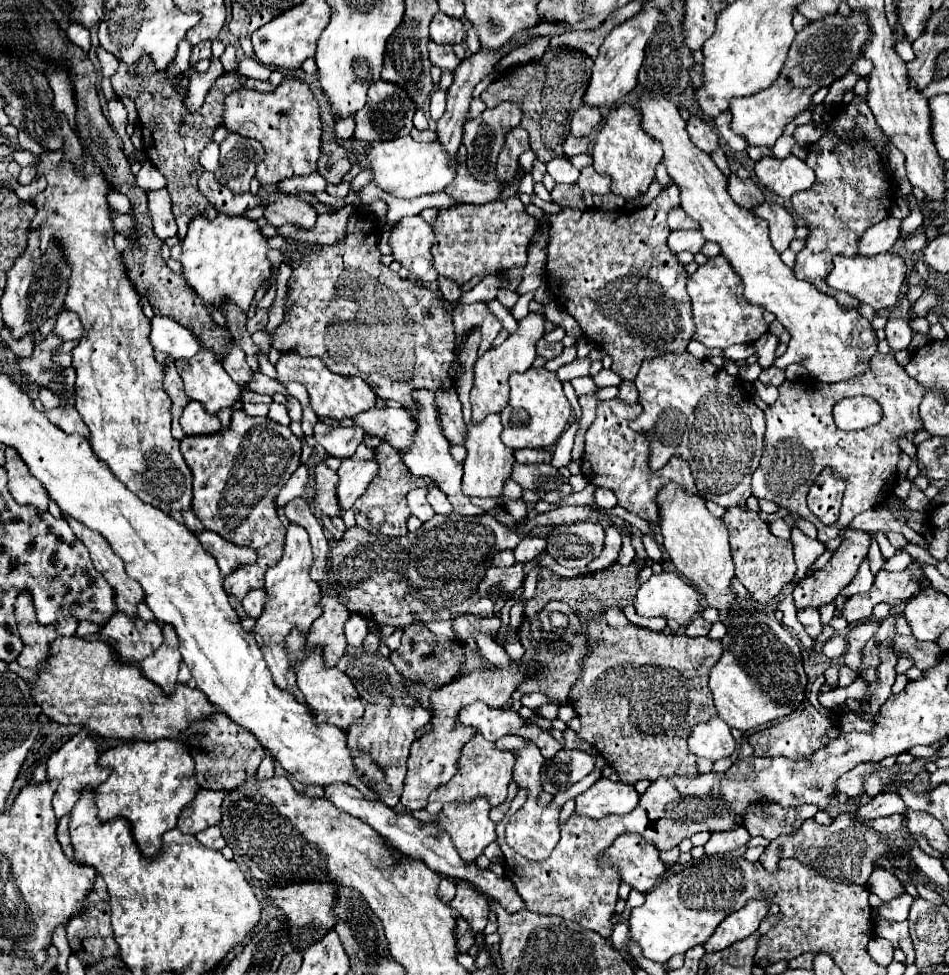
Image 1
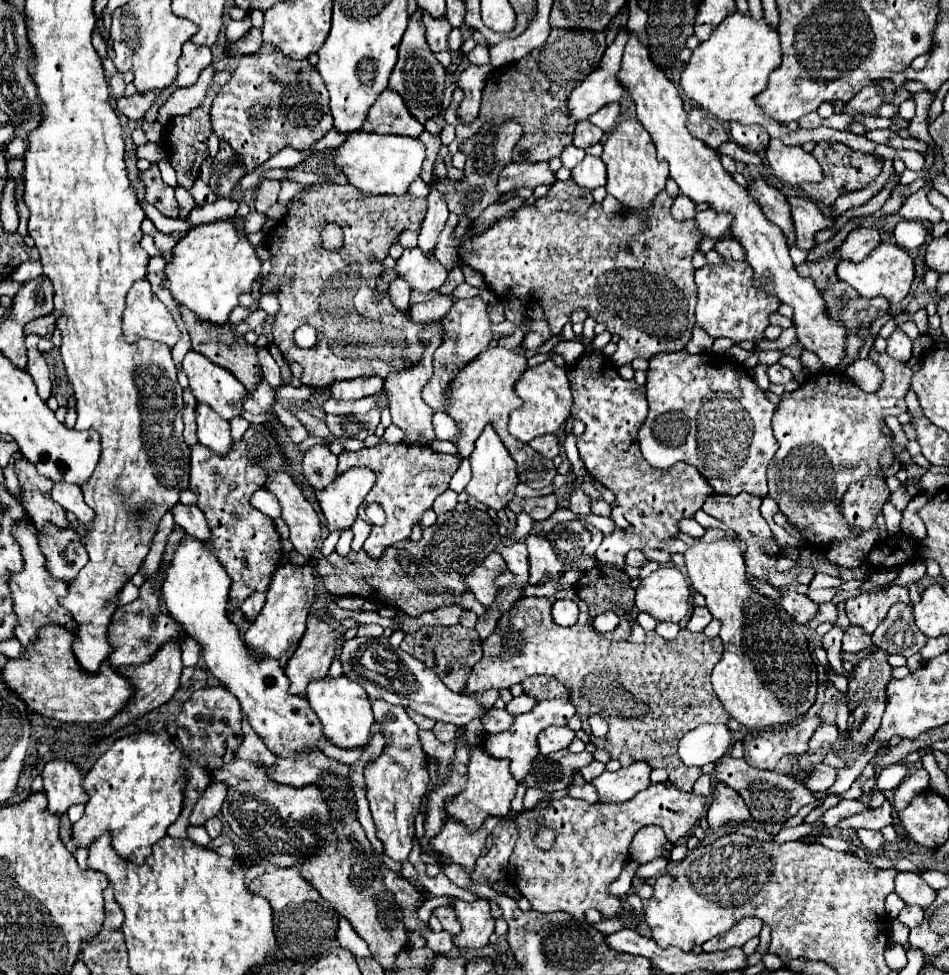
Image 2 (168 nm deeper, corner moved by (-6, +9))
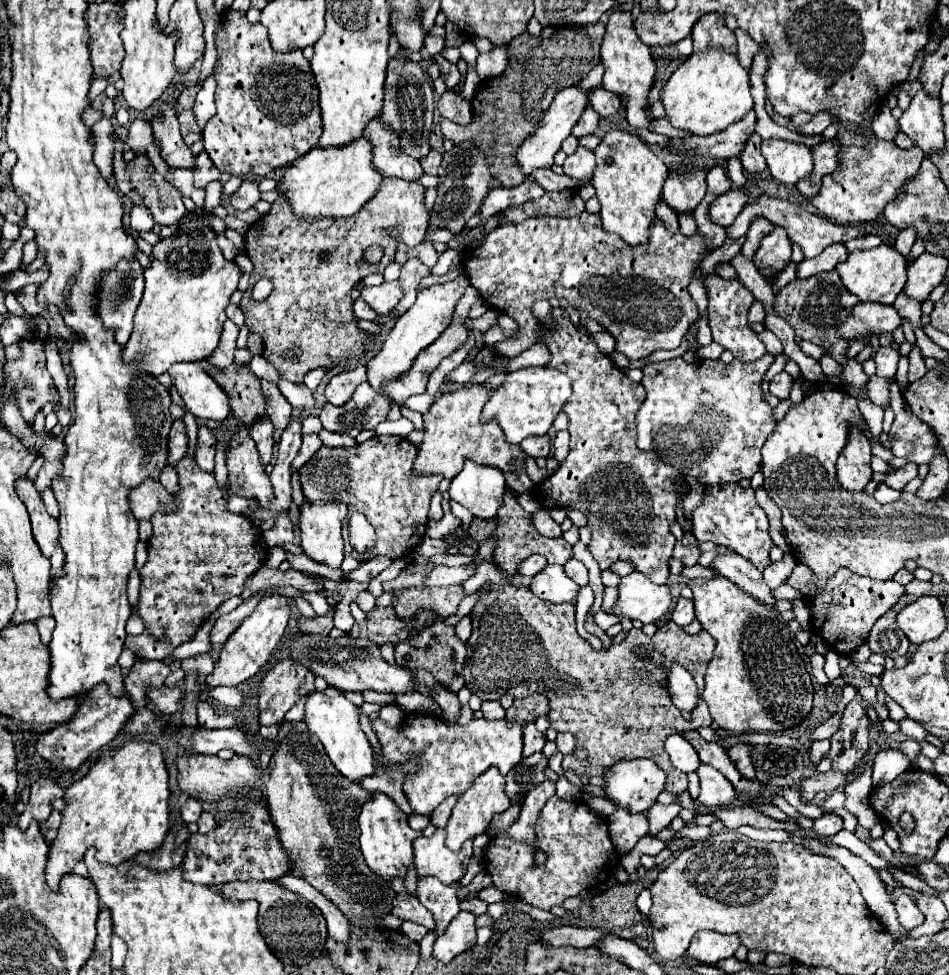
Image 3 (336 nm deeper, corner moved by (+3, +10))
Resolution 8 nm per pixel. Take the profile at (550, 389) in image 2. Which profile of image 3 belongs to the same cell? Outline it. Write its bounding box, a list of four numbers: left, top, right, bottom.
[482,367,572,445]

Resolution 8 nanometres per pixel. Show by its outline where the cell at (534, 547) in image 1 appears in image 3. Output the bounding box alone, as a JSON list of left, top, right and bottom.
[530,565,580,605]

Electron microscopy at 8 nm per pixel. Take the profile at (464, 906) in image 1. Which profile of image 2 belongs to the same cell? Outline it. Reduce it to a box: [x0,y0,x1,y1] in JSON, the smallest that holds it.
[453,900,495,948]

